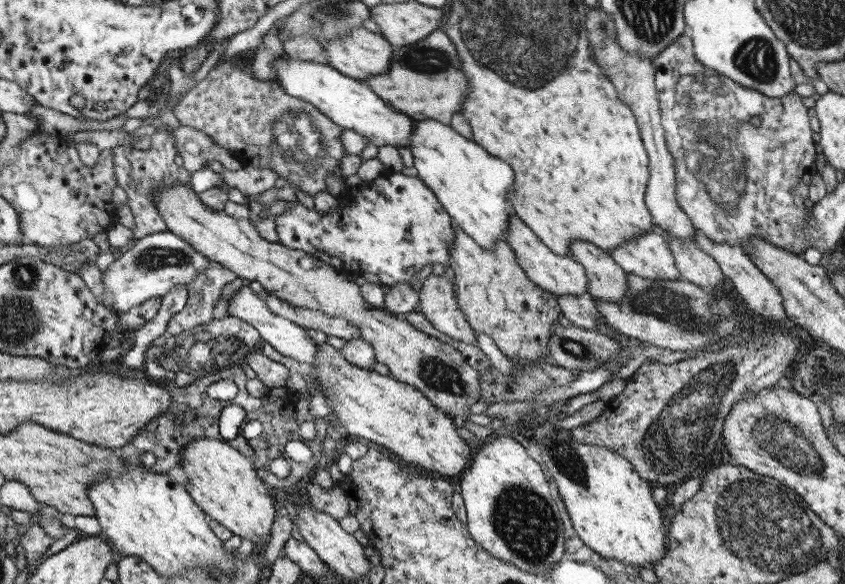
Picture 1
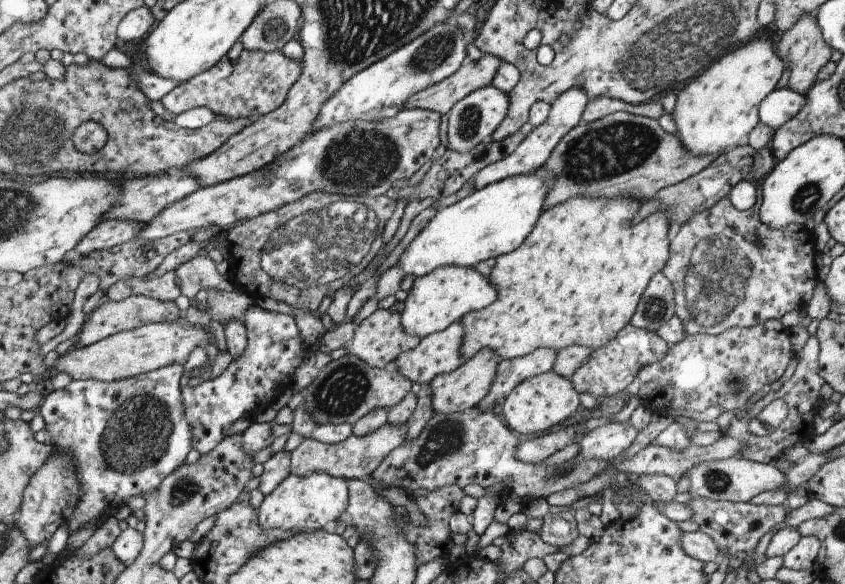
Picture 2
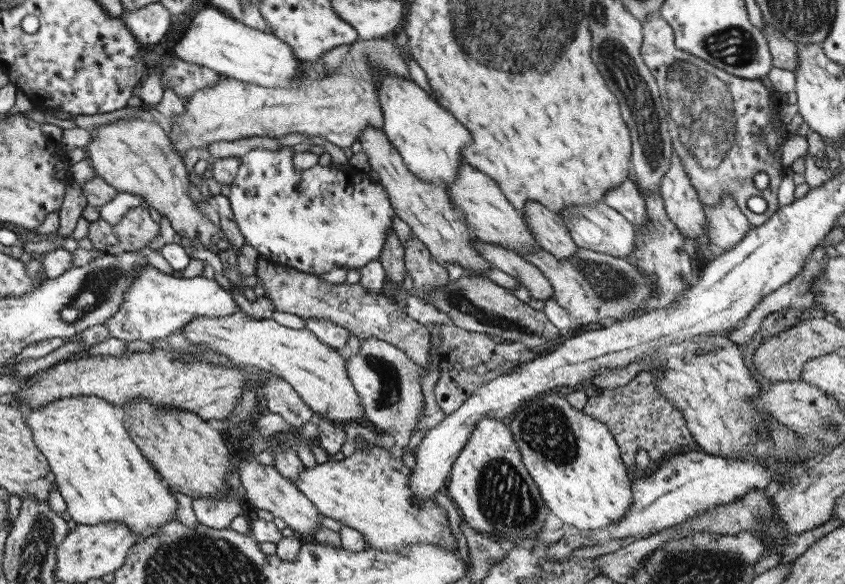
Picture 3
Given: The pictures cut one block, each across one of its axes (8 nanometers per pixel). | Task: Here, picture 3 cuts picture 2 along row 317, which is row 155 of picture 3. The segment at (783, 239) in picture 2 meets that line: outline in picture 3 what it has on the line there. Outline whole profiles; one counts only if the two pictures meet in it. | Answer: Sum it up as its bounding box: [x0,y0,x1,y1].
[640,14,788,227]

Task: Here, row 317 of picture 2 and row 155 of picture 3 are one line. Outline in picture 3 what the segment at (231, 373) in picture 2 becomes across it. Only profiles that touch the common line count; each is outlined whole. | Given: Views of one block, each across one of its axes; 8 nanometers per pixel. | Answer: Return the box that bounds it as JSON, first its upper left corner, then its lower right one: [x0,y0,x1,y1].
[230,146,394,276]

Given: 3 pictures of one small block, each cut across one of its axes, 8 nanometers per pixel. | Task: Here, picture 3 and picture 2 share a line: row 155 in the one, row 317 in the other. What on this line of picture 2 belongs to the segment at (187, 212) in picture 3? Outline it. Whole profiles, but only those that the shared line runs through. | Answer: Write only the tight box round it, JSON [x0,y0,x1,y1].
[75,295,183,346]

